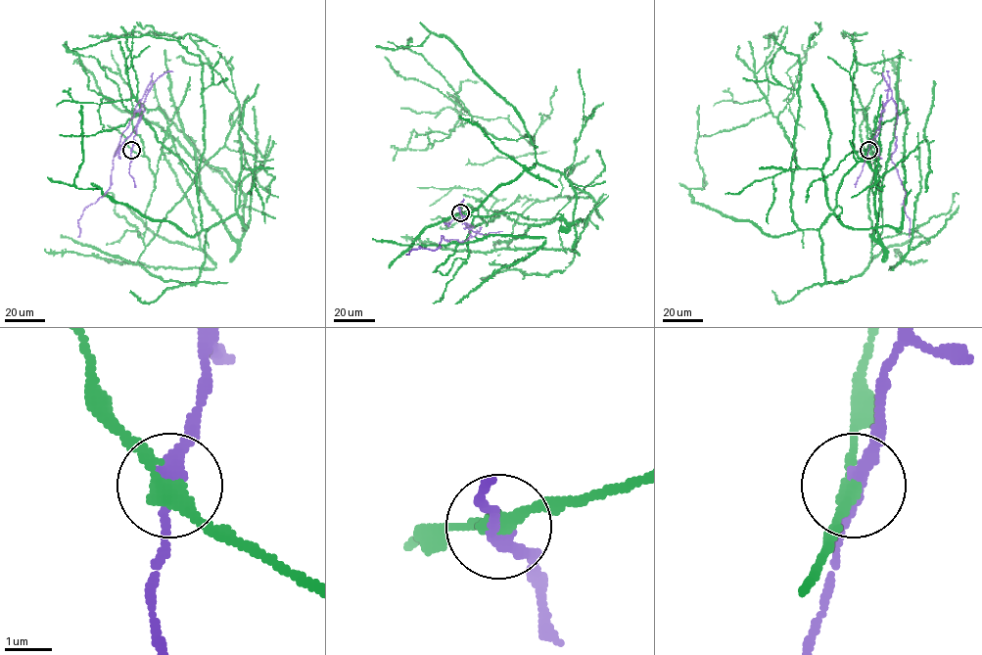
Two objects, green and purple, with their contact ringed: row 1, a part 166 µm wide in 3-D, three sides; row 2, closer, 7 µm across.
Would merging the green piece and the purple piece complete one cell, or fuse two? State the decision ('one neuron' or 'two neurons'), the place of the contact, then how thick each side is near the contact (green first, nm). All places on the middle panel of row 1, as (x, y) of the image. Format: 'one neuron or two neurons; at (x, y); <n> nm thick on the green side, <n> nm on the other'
two neurons; at (460, 212); 320 nm thick on the green side, 280 nm on the other

